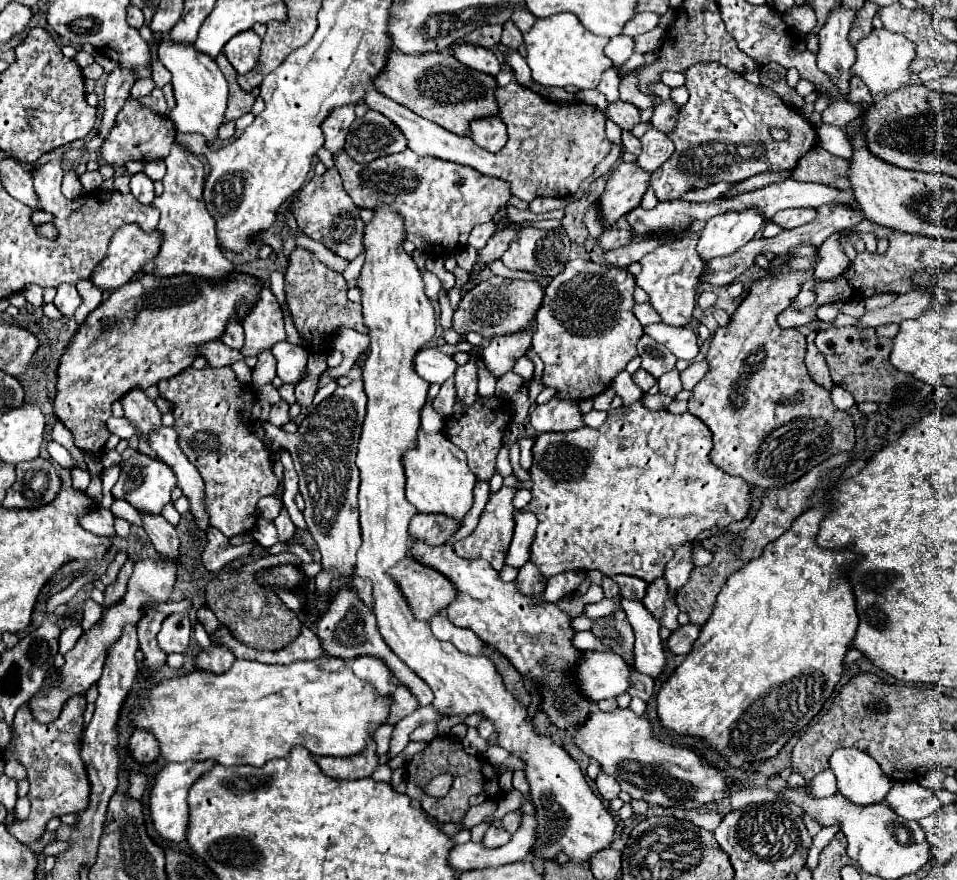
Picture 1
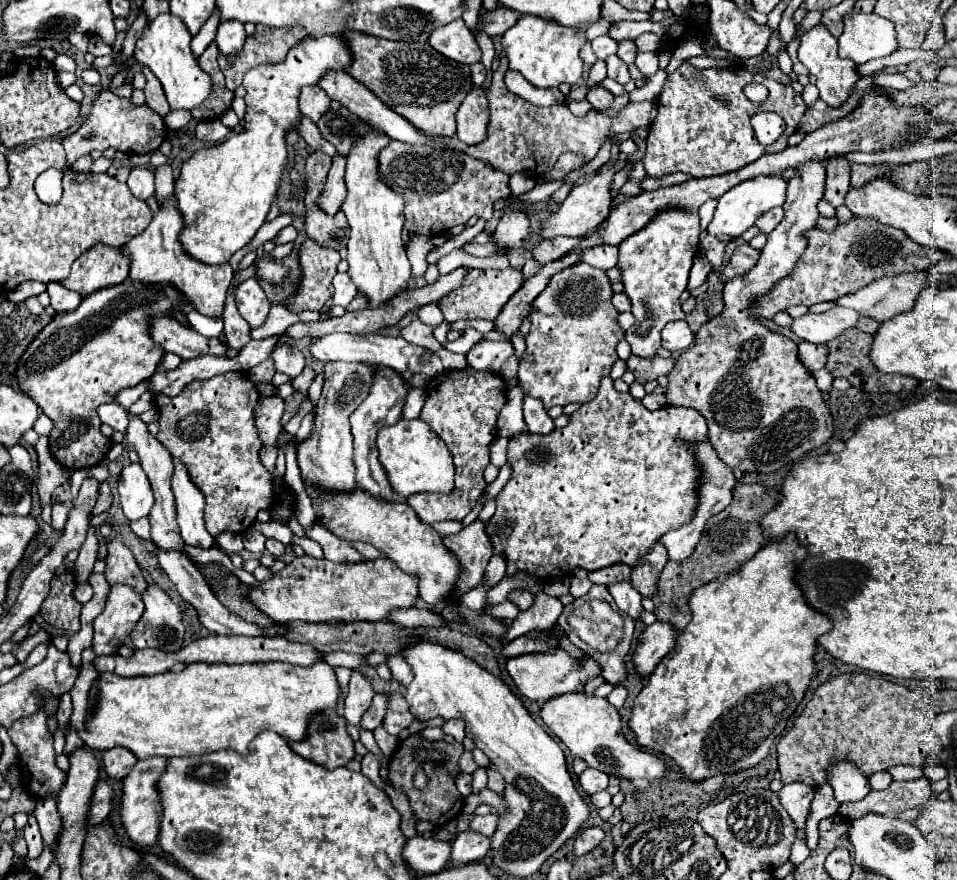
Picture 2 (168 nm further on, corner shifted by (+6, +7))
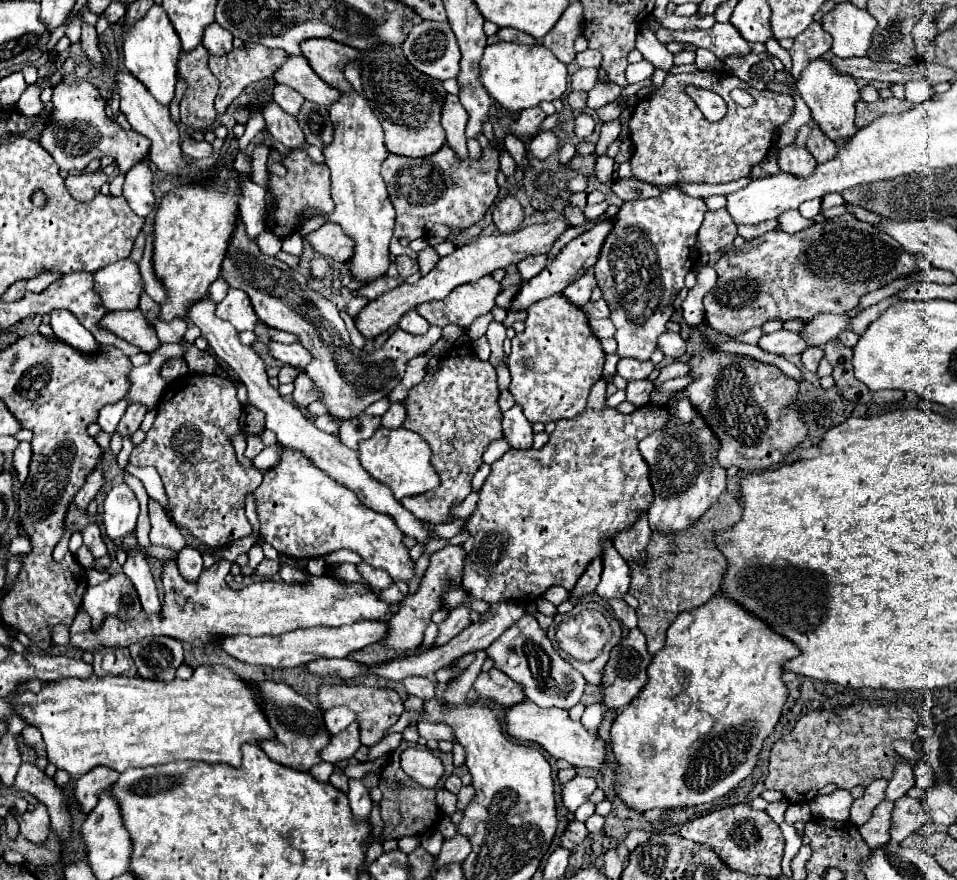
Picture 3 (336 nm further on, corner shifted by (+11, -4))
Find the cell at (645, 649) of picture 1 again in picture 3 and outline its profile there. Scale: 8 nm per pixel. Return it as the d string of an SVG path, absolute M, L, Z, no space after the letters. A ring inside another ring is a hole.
M604 544L604 572L596 588L602 600L622 600L630 586L630 568L612 544Z

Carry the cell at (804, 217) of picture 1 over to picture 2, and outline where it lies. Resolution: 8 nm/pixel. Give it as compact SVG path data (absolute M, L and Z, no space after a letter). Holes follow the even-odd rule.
M777 207L777 209L771 209L769 213L761 215L757 221L755 221L755 227L759 227L761 233L771 233L783 219L783 207Z

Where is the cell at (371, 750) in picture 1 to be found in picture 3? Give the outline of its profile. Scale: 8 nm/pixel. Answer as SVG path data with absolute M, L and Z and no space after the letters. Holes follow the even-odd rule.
M256 682L260 688L262 700L264 700L264 712L268 714L268 720L276 732L276 742L260 742L262 750L278 764L296 768L300 772L308 772L312 766L320 764L320 752L330 742L330 734L324 726L324 716L318 706L314 706L310 700L294 692L286 684L276 682Z

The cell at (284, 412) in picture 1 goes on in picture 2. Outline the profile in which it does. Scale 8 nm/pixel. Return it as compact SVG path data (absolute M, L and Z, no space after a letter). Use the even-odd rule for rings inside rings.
M263 397L257 403L255 409L255 425L259 439L263 445L275 445L277 437L281 433L281 415L283 415L285 403L281 397Z

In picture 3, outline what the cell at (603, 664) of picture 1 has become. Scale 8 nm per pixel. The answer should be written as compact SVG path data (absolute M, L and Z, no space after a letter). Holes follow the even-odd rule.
M492 668L490 672L480 672L480 676L474 682L474 690L484 700L494 700L506 708L512 704L524 702L524 688L516 684L510 676L504 676L504 672L498 672L498 668Z

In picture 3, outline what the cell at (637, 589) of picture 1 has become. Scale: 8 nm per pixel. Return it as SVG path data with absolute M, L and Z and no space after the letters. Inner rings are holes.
M594 558L590 562L588 570L582 574L582 578L576 584L576 588L570 592L570 596L576 598L576 600L584 600L586 594L594 594L596 592L596 586L600 584L600 572L602 572L602 560L600 558Z

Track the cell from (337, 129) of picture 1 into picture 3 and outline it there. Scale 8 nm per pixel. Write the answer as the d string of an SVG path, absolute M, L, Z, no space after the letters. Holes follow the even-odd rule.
M278 84L274 88L274 102L288 114L292 116L298 116L300 114L300 108L304 104L304 96L300 96L296 90L284 86L284 84Z

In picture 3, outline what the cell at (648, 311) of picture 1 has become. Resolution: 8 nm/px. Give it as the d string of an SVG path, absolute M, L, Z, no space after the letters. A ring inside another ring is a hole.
M598 300L598 302L588 302L582 306L582 310L590 316L590 318L608 318L610 316L610 308L606 300Z

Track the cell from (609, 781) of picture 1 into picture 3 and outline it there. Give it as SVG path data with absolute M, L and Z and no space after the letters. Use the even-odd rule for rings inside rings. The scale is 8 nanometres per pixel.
M576 776L574 780L566 782L562 786L562 802L570 812L576 812L576 808L584 802L590 800L592 792L596 790L596 782L594 778L588 776Z

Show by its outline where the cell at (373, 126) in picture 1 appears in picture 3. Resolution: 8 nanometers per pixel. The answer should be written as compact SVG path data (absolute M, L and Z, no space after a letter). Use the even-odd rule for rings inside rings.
M304 102L304 108L300 110L298 122L300 122L300 128L304 130L306 142L310 146L318 146L320 150L324 150L328 144L332 144L334 128L332 128L332 122L328 120L324 106Z

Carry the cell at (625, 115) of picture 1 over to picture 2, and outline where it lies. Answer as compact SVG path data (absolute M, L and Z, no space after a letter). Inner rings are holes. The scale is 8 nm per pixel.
M597 85L597 87L591 87L591 89L587 91L587 101L593 105L593 109L601 111L601 109L607 109L607 107L611 105L611 101L613 101L613 93L607 91L605 87Z

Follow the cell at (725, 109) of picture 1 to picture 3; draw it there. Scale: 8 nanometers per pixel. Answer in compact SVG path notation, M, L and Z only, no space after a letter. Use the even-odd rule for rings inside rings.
M692 72L692 74L668 74L662 88L650 96L648 100L640 100L632 112L630 120L630 140L634 142L634 154L630 158L632 174L634 178L654 184L654 186L682 186L682 184L720 184L720 182L732 182L742 176L750 176L752 168L760 164L768 150L774 144L774 132L784 126L794 114L794 98L790 94L778 94L778 92L760 92L752 88L750 84L742 82L734 74L726 72ZM694 84L700 88L708 88L716 94L720 94L728 104L728 114L720 122L708 122L704 114L698 110L698 106L684 94L684 86ZM734 88L750 90L754 94L756 104L752 108L740 108L730 98L730 92Z

